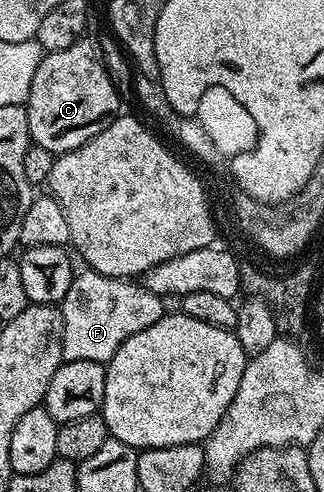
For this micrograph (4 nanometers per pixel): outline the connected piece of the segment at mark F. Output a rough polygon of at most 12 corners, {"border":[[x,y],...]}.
{"border":[[77,273],[62,359],[106,364],[162,316],[145,283]]}

